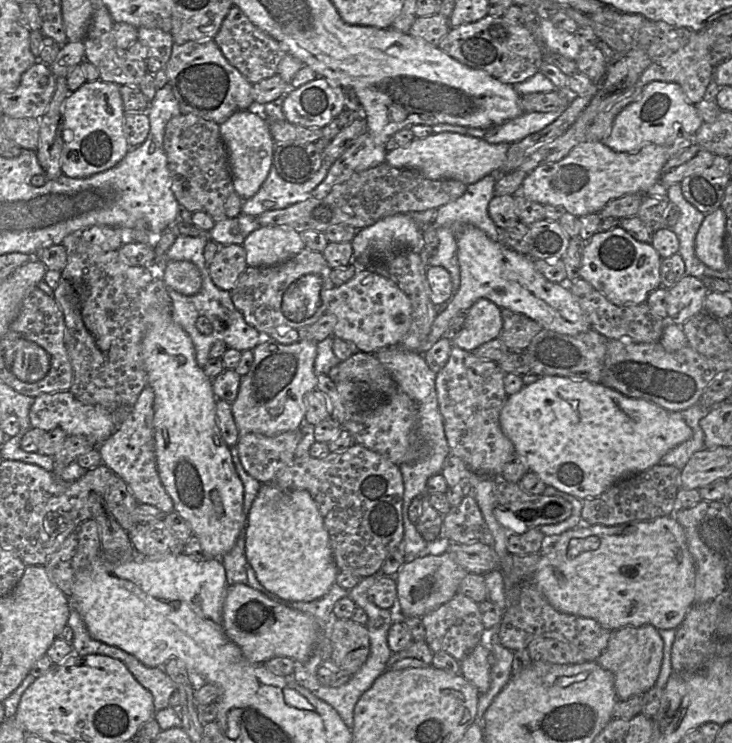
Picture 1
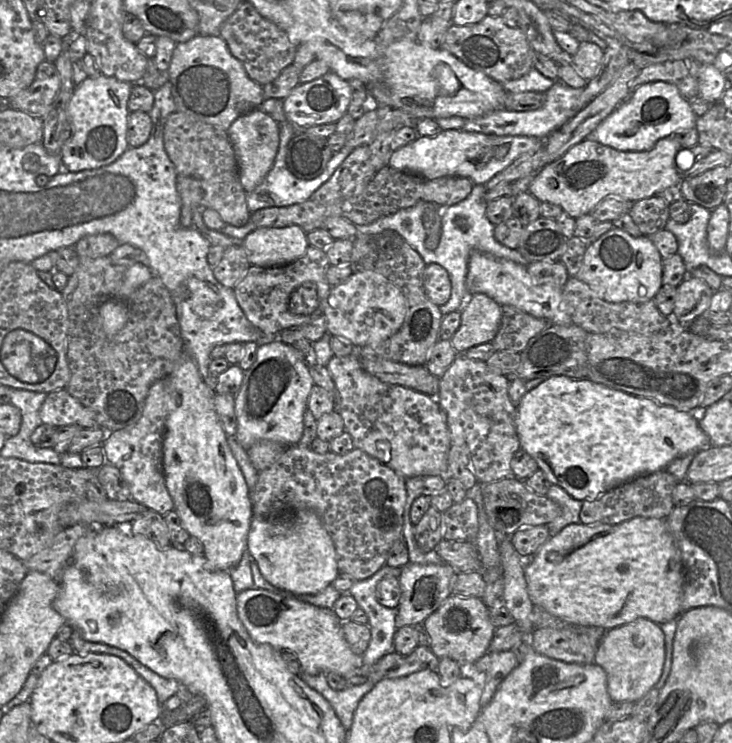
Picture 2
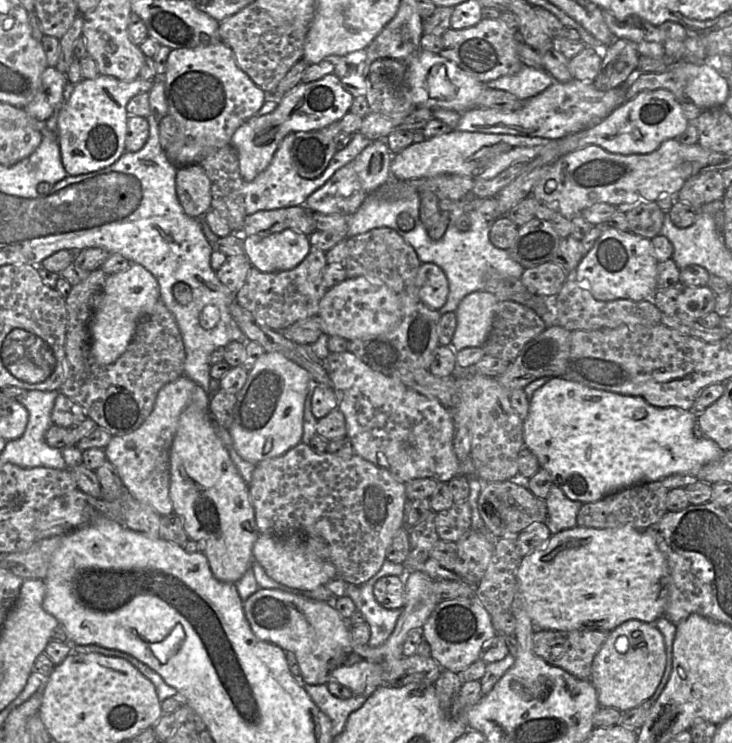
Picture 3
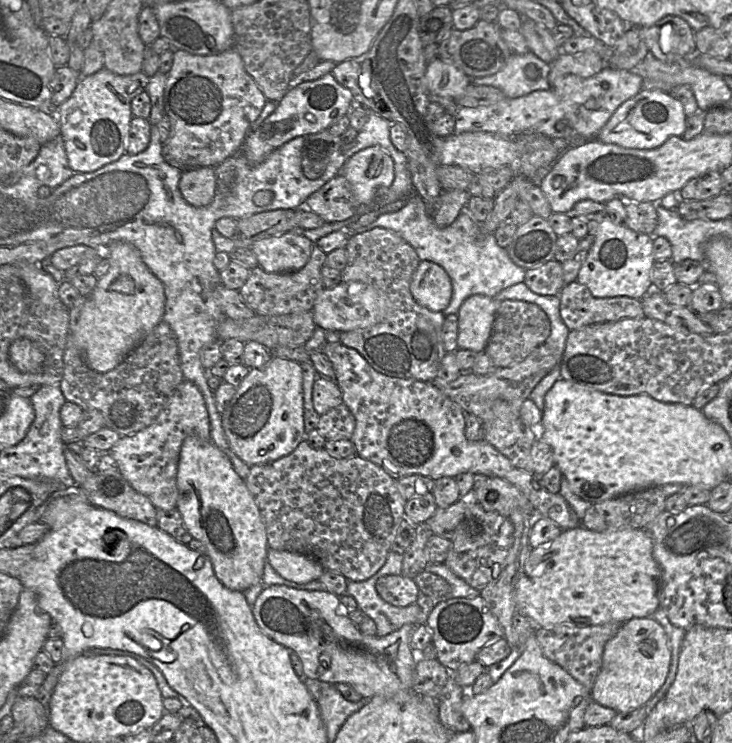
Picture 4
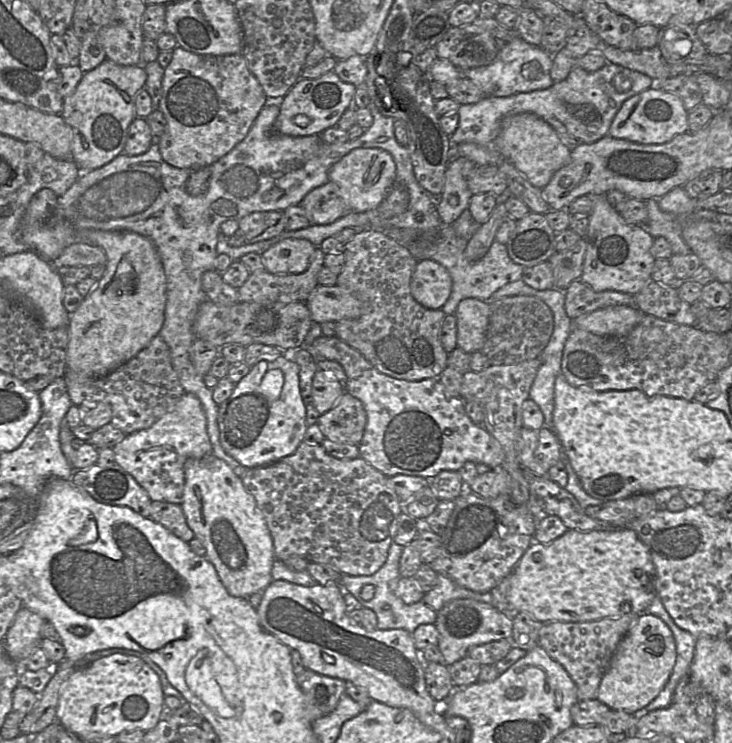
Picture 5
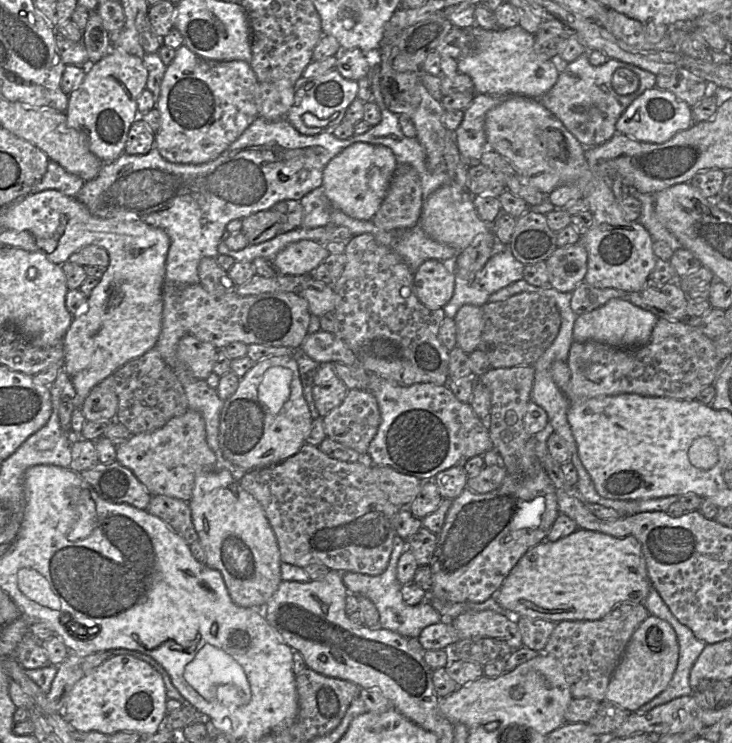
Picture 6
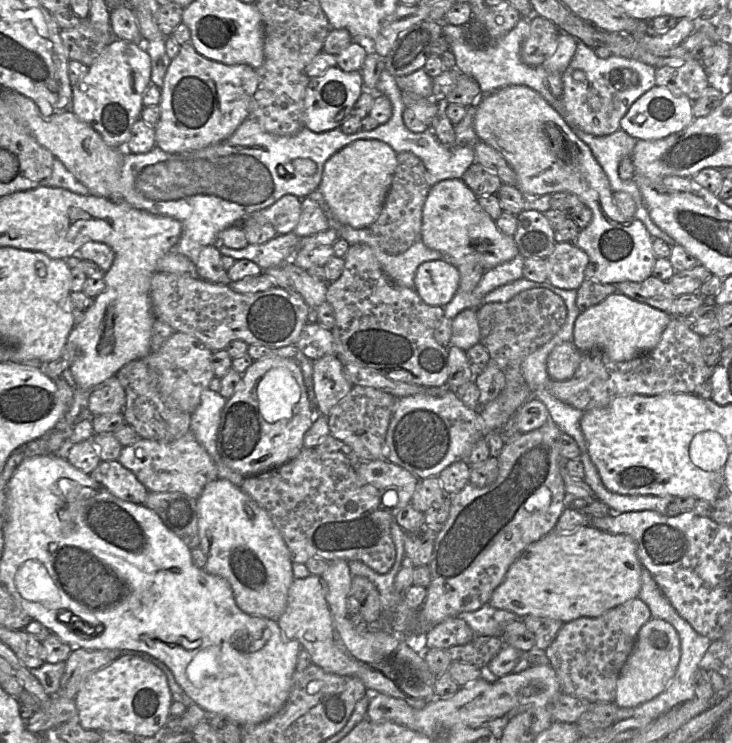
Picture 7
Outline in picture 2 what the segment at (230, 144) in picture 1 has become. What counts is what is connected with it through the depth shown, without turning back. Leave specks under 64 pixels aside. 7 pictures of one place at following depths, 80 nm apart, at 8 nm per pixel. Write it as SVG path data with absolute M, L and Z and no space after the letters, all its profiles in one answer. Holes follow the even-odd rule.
M255 109L238 117L226 132L235 152L241 185L250 193L273 166L280 142L279 125L269 114Z

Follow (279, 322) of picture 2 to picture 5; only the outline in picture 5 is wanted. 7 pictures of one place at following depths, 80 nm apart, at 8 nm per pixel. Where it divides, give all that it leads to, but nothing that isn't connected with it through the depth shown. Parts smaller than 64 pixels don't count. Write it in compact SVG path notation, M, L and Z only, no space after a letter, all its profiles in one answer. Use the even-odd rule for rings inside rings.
M316 248L308 268L299 274L273 274L267 270L251 272L245 283L238 288L239 301L306 302L312 290L319 284L317 277L324 265L324 256L325 254L321 249Z

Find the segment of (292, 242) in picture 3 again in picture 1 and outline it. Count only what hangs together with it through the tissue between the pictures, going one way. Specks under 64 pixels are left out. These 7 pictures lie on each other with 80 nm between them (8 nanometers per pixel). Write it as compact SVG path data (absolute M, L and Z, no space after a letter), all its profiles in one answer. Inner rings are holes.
M261 226L243 242L248 266L273 266L285 262L305 248L301 234L291 227Z

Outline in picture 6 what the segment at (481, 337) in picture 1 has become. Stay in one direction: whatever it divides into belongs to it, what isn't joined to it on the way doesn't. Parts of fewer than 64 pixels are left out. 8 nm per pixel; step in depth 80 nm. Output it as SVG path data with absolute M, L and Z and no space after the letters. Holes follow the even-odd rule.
M471 304L463 305L454 317L456 342L466 354L478 349L484 327L482 307Z

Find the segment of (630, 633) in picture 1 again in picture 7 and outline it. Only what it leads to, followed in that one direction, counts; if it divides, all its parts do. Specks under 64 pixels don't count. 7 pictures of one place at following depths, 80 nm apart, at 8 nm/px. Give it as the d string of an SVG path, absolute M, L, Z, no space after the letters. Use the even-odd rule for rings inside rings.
M650 618L639 630L634 647L617 680L614 703L619 708L632 708L662 693L673 678L680 661L680 639L667 621Z

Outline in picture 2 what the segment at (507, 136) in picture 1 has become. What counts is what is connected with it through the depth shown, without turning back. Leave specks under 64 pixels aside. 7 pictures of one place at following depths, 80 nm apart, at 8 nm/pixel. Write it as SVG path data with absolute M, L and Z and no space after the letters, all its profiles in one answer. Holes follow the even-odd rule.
M555 81L551 88L545 92L545 103L541 108L532 111L495 110L465 120L462 130L496 136L532 136L546 139L581 111L579 110L579 97L582 92L583 88L572 88L560 81Z

